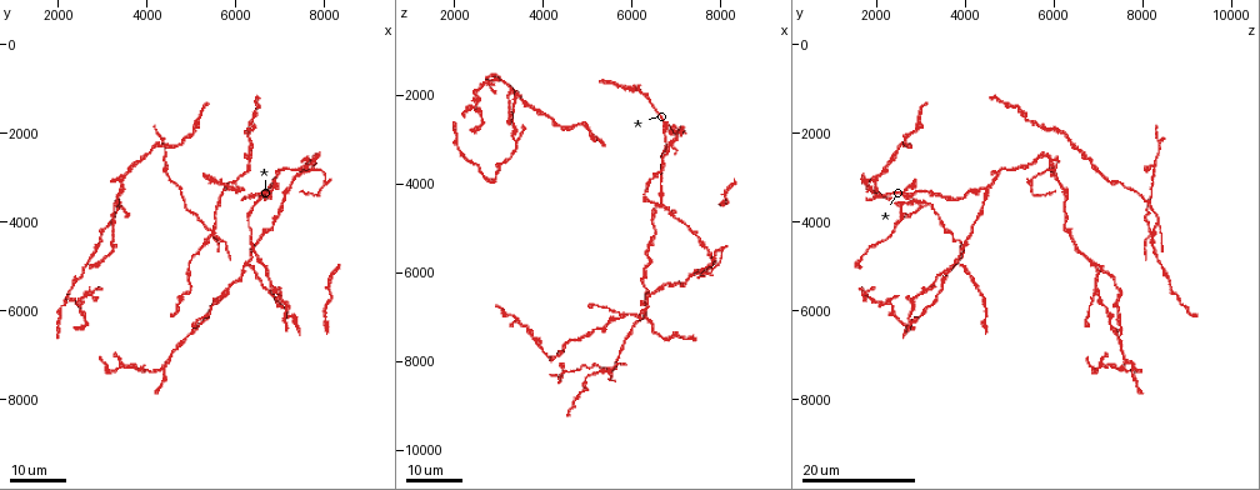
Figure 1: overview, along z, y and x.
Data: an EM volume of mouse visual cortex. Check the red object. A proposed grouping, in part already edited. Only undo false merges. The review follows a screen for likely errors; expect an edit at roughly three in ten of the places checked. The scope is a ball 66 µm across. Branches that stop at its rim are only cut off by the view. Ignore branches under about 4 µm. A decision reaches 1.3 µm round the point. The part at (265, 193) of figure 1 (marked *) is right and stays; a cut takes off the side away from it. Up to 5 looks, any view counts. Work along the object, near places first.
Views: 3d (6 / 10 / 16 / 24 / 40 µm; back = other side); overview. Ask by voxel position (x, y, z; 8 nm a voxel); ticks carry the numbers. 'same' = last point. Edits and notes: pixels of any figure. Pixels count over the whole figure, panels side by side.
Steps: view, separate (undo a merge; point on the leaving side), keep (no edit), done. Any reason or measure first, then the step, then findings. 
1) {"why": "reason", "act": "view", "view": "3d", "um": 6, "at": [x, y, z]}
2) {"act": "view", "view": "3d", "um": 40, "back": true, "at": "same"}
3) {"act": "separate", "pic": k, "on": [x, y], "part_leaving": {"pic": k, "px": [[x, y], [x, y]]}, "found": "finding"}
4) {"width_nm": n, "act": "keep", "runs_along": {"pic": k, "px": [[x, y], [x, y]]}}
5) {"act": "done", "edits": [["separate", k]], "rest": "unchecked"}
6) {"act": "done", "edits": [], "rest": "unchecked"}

{"why": "arms part here", "act": "view", "view": "3d", "um": 16, "at": [6700, 3250, 4450]}

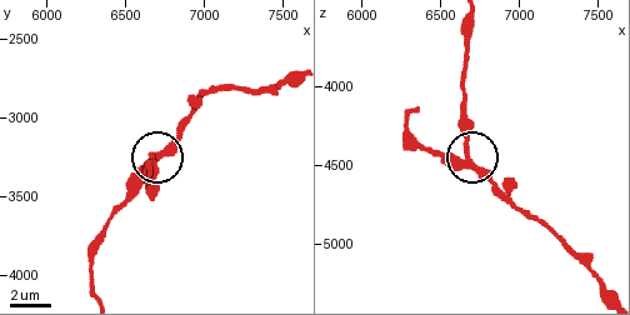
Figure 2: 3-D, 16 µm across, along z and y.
{"act": "view", "view": "3d", "um": 6, "at": "same"}

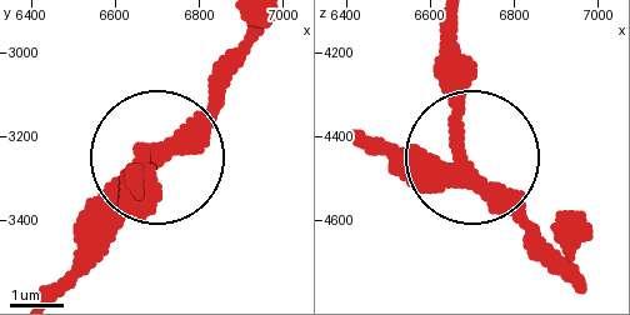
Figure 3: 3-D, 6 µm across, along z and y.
{"width_nm": 310, "act": "keep", "runs_along": {"pic": 3, "px": [[446, 26], [464, 156], [356, 148]]}, "found": "all the same neuron"}

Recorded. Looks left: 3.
{"why": "side arm on a straight run", "act": "view", "view": "3d", "um": 24, "at": [5750, 5600, 6900]}

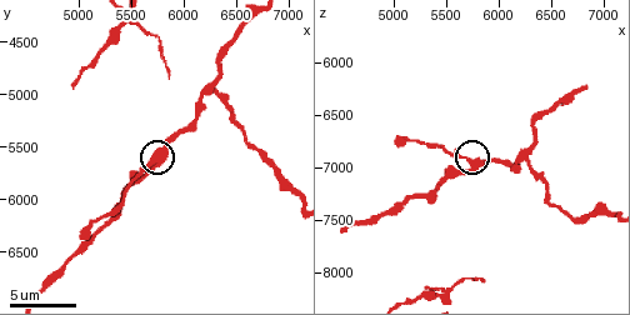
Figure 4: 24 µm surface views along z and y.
{"why": "zoom in", "act": "view", "view": "3d", "um": 6, "at": [5740, 5620, 6960]}

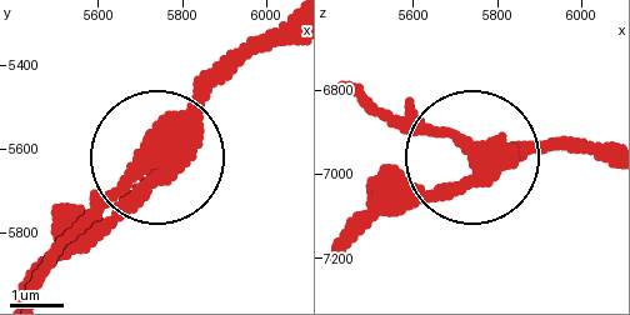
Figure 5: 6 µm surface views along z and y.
{"act": "keep", "runs_along": {"pic": 5, "px": [[608, 160], [554, 146], [486, 155], [383, 115]]}, "found": "continuous, no second neuron"}

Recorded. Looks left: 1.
{"act": "done", "edits": [], "rest": "unchecked"}

